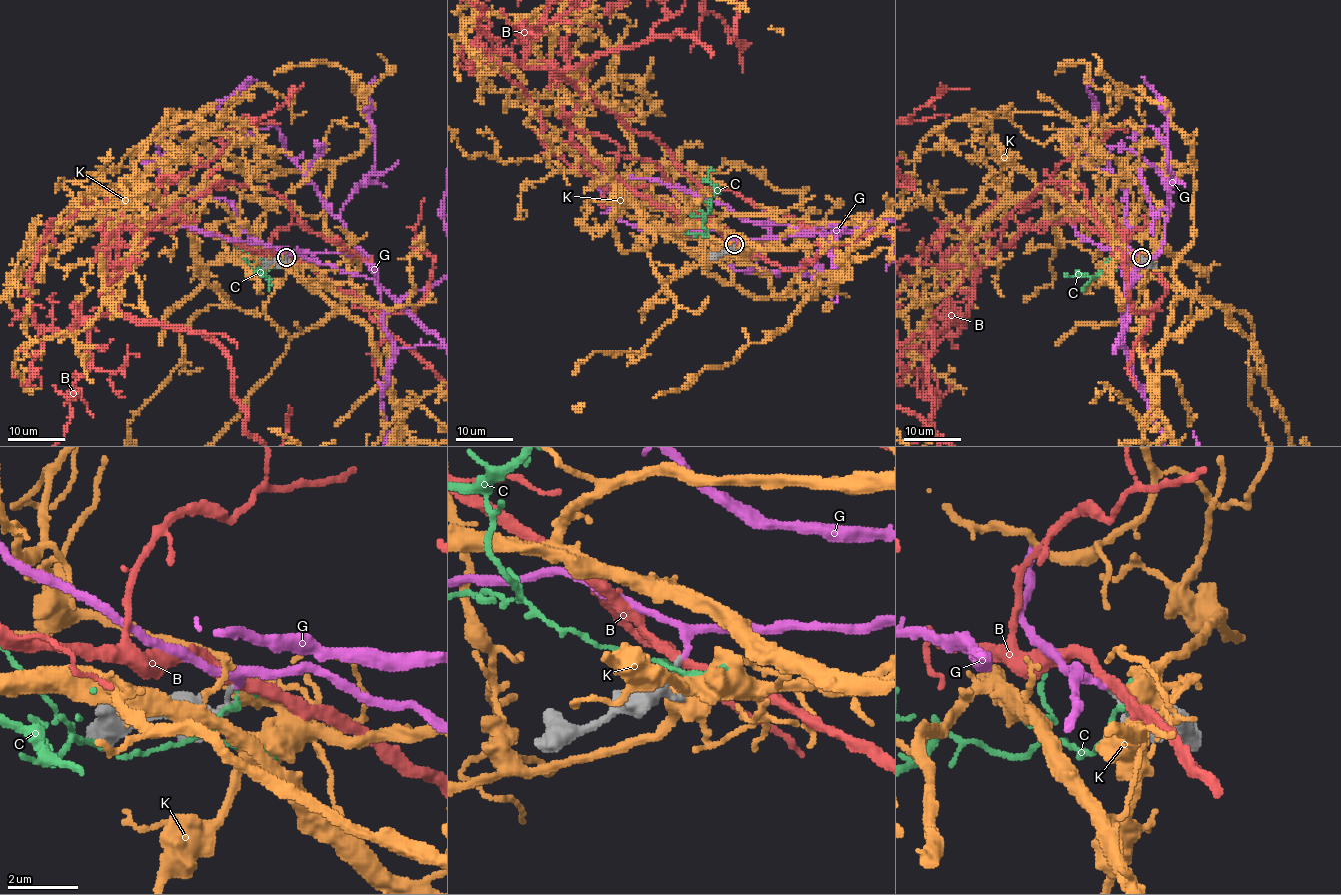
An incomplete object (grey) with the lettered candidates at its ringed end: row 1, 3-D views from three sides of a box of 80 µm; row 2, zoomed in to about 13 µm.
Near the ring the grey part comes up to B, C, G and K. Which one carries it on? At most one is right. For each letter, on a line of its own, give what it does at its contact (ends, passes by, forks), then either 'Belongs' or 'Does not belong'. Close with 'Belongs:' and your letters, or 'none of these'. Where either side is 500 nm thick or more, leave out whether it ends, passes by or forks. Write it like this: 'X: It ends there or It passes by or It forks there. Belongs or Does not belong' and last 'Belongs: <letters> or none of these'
B: It passes by. Does not belong
C: It forks there. Does not belong
G: It passes by. Belongs
K: It forks there. Does not belong
Belongs: G

